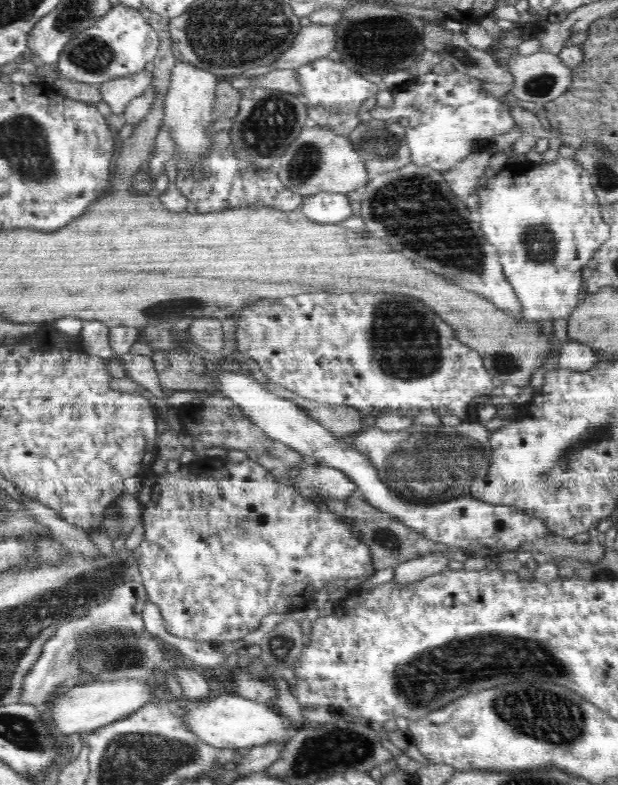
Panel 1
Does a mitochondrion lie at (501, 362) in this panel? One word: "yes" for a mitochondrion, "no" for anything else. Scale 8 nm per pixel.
yes

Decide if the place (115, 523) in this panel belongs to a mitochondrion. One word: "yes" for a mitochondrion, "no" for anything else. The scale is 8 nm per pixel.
yes

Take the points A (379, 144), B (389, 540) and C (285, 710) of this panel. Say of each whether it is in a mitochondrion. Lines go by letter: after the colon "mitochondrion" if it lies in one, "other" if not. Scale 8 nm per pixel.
A: mitochondrion
B: mitochondrion
C: other

